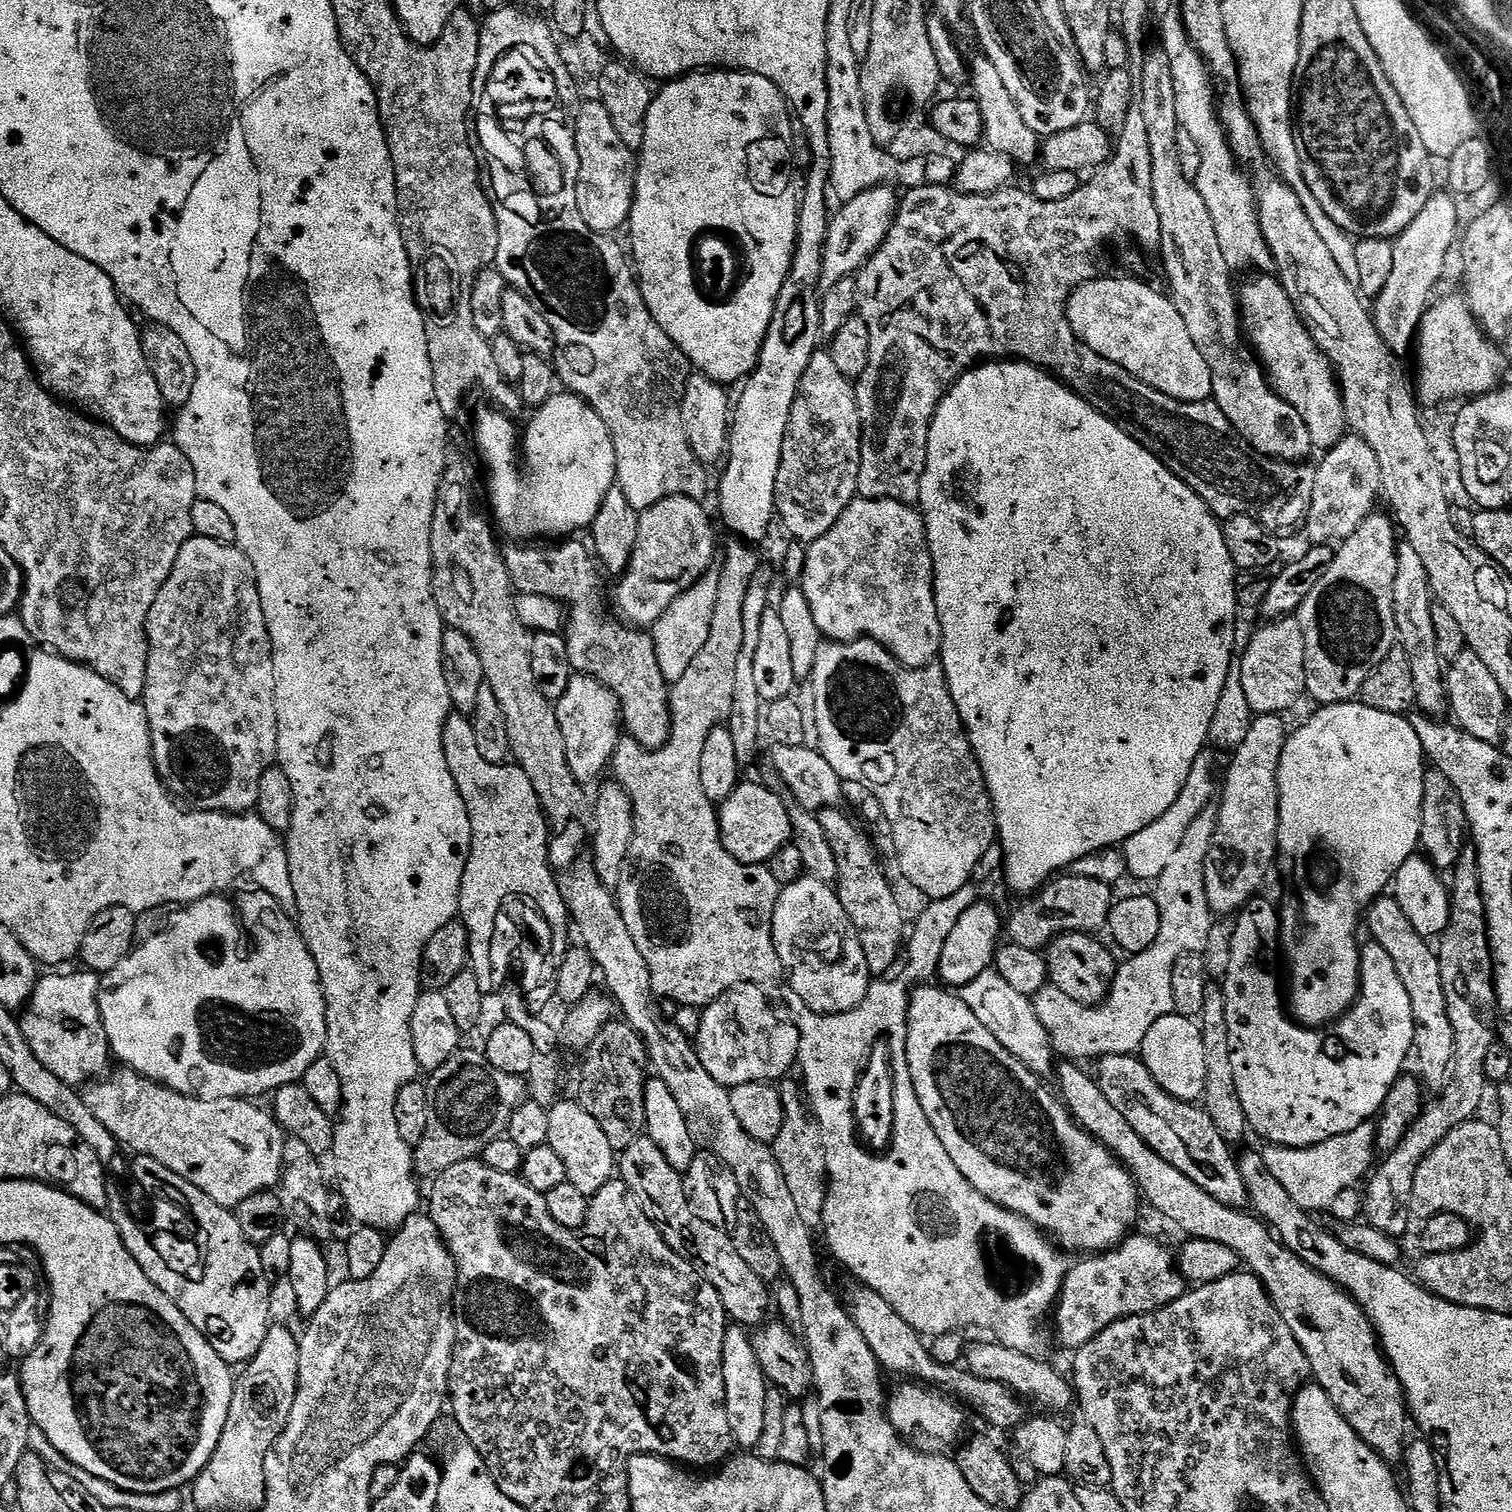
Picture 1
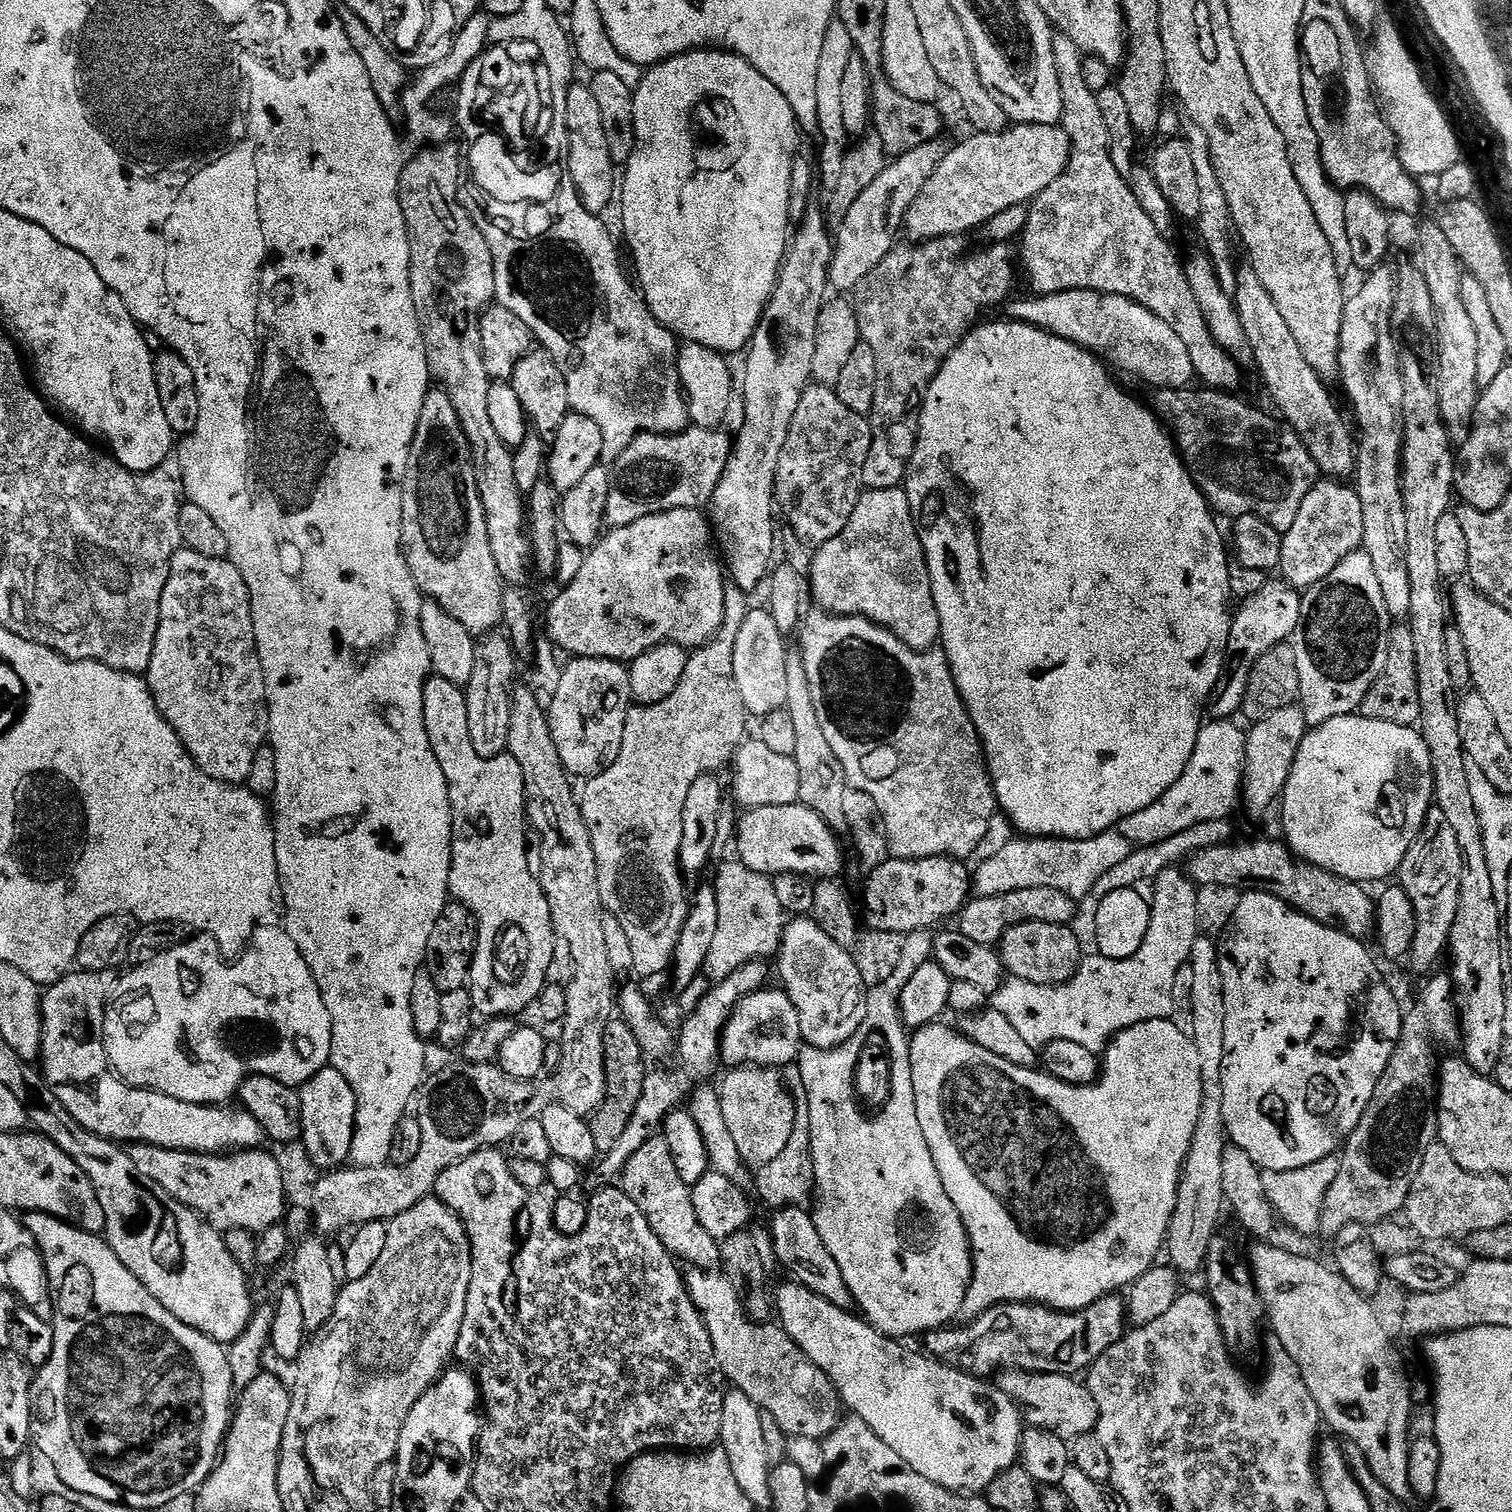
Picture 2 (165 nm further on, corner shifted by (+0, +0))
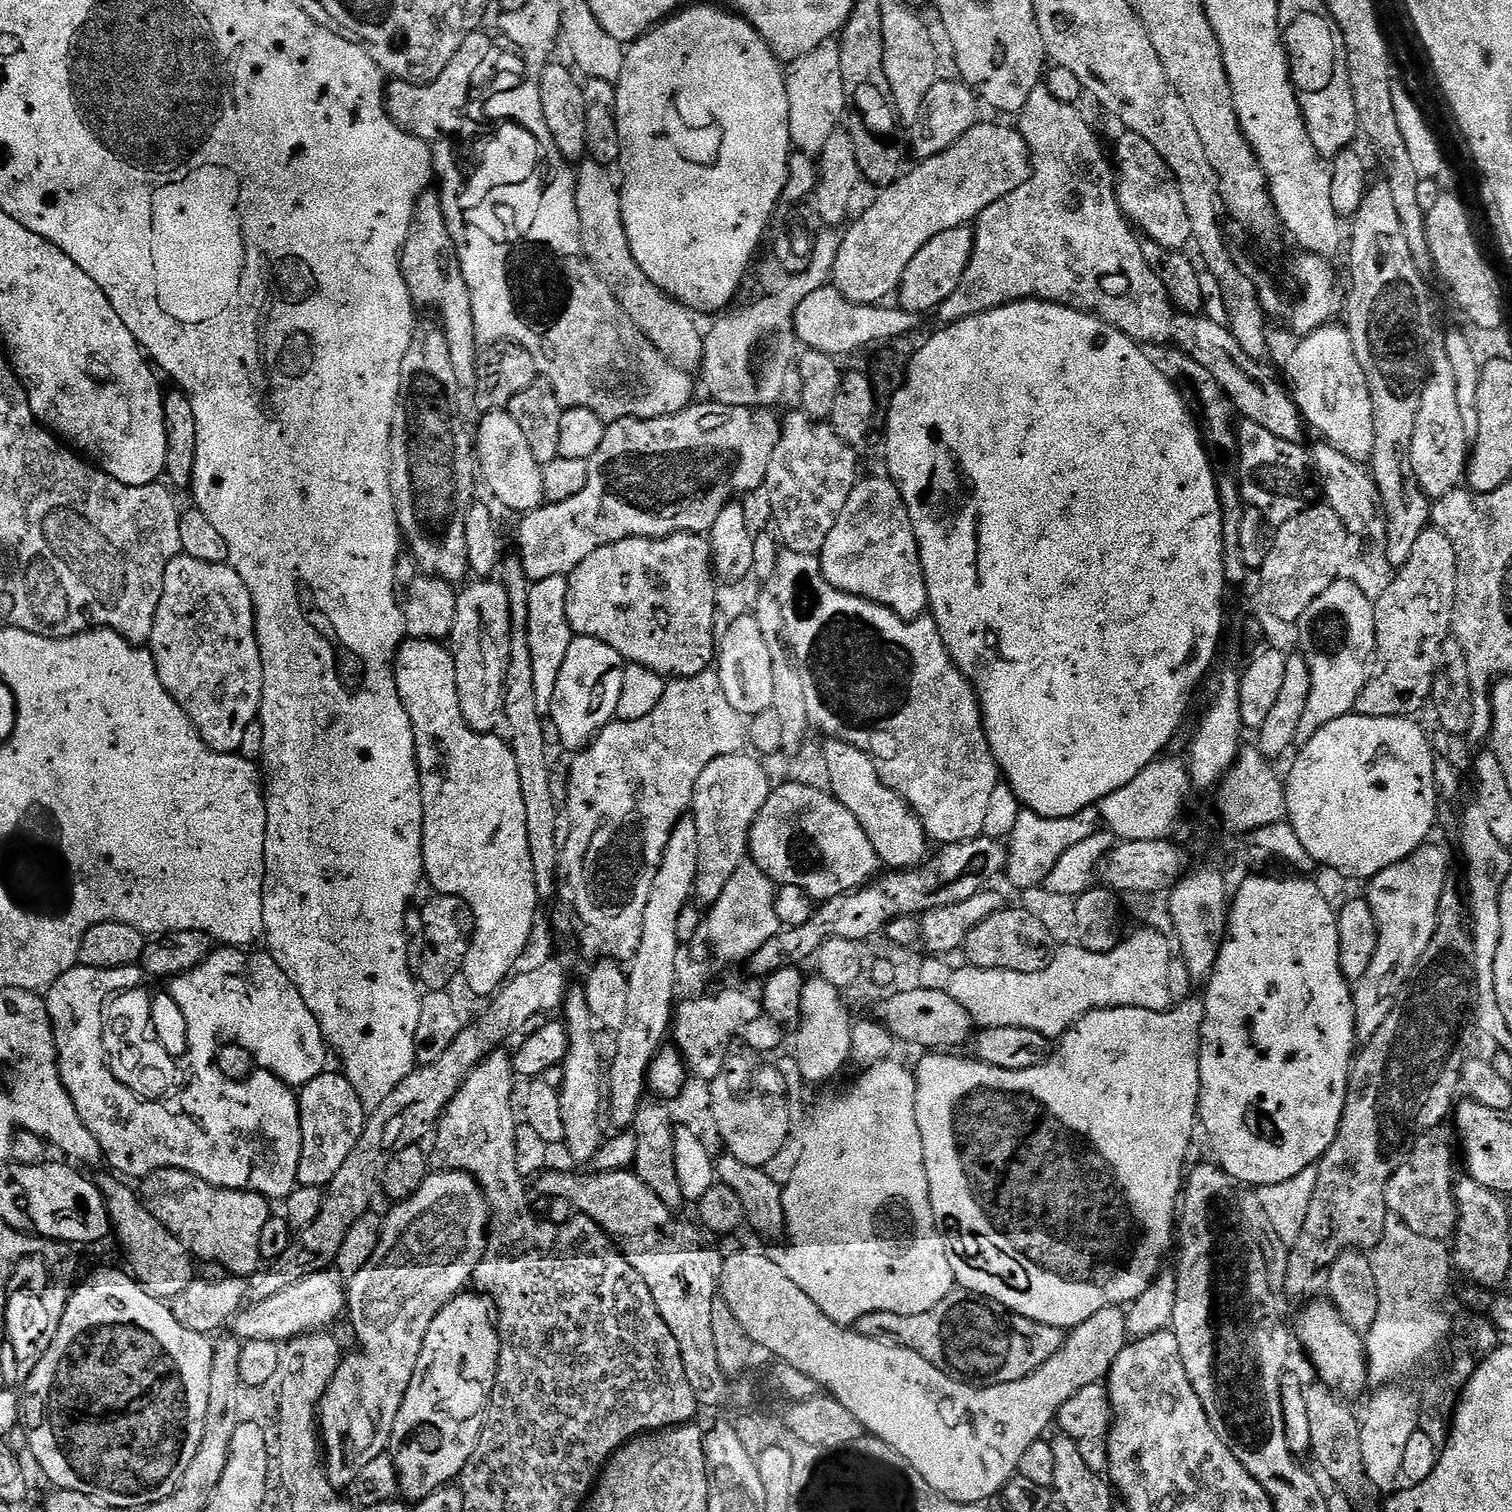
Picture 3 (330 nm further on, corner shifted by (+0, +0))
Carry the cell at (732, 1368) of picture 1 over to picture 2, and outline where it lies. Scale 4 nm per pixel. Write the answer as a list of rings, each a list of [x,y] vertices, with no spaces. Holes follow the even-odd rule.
[[[735,1390],[725,1391],[722,1402],[722,1430],[719,1447],[728,1455],[730,1470],[734,1470],[734,1478],[752,1503],[753,1509],[771,1509],[772,1503],[772,1464],[766,1450],[765,1431],[762,1430],[761,1410],[746,1394]]]

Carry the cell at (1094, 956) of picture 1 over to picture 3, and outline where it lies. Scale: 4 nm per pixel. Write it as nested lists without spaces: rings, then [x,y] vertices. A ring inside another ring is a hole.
[[[1006,906],[995,912],[982,926],[974,929],[962,949],[968,955],[967,963],[974,968],[986,970],[1010,970],[1022,974],[1045,972],[1054,963],[1054,941],[1050,930],[1034,918],[1034,914],[1024,911],[1023,907]]]

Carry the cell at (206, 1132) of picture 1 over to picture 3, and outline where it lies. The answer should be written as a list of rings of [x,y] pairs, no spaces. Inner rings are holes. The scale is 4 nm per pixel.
[[[173,1168],[151,1172],[141,1184],[138,1192],[150,1214],[178,1237],[197,1261],[220,1263],[231,1275],[245,1278],[252,1278],[256,1267],[261,1267],[262,1230],[274,1215],[268,1197],[219,1188],[186,1170]]]

